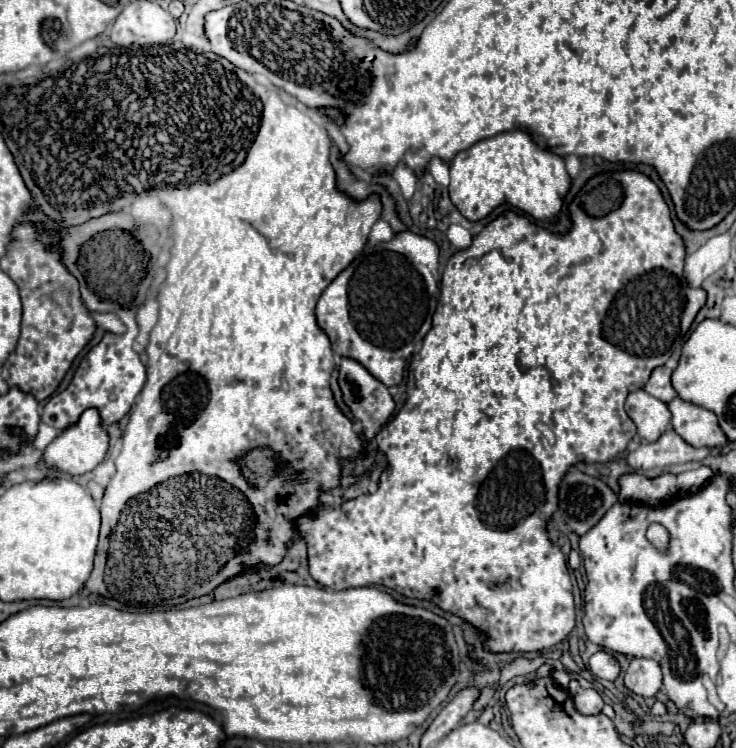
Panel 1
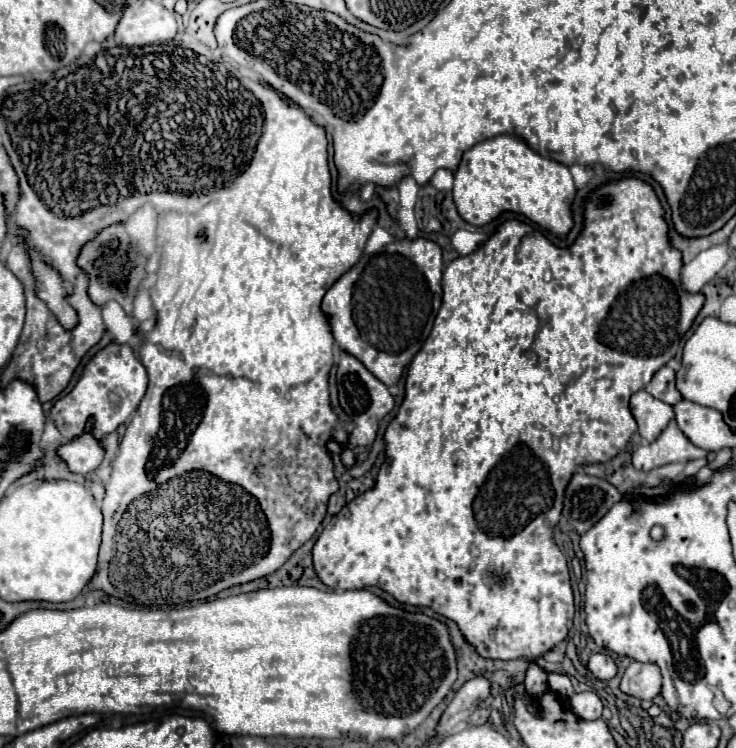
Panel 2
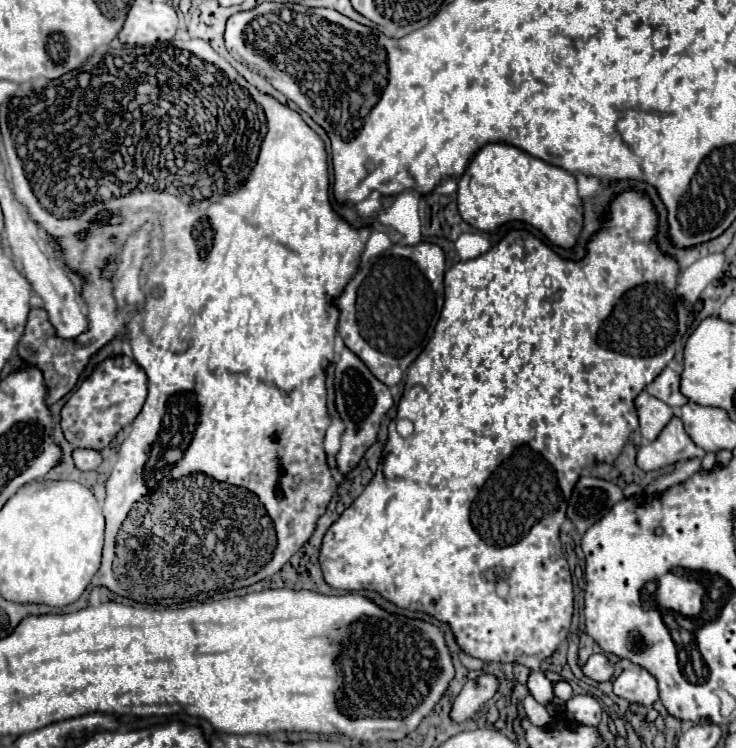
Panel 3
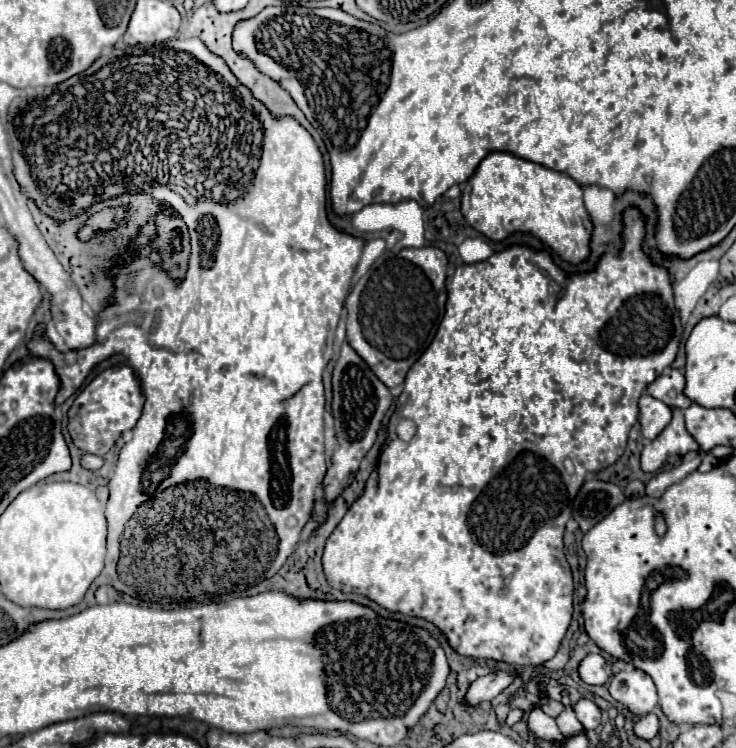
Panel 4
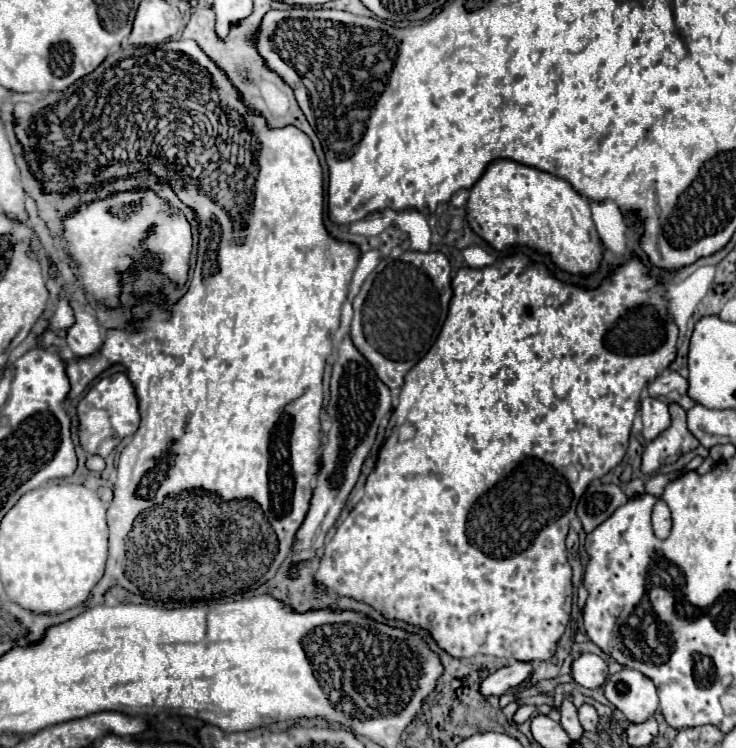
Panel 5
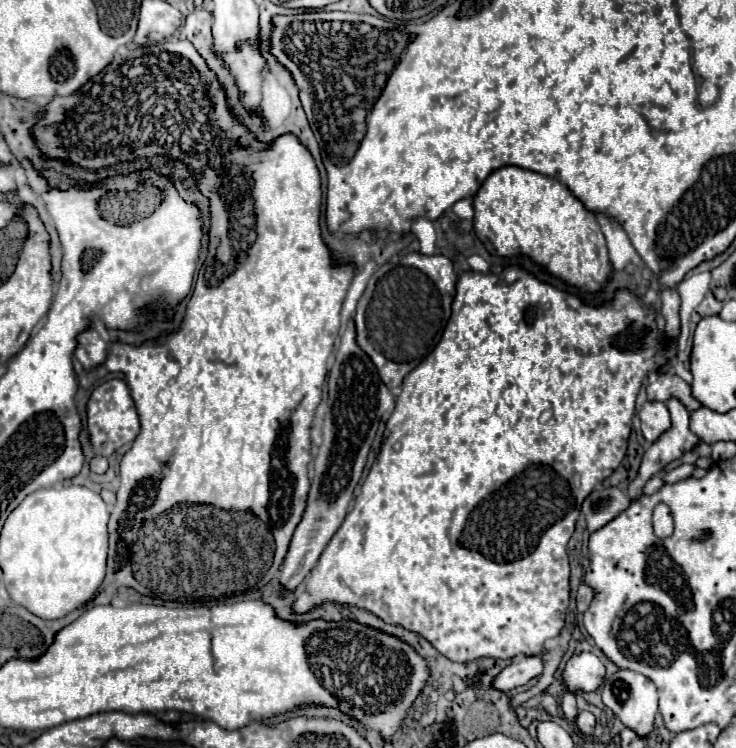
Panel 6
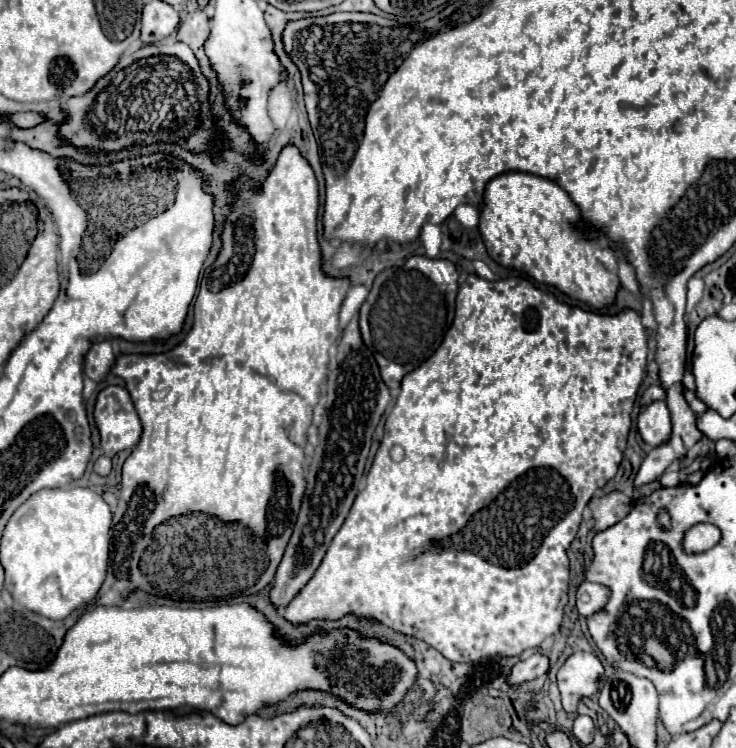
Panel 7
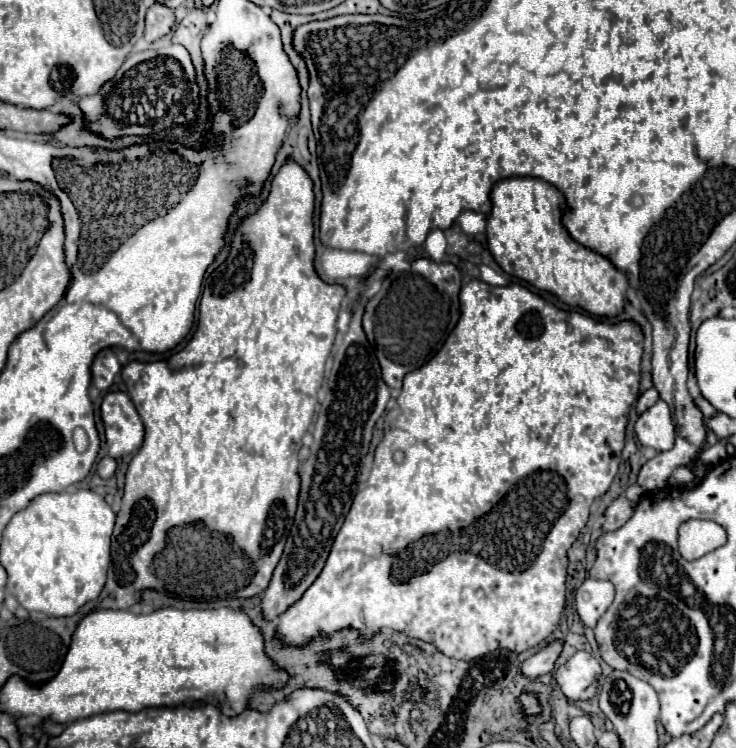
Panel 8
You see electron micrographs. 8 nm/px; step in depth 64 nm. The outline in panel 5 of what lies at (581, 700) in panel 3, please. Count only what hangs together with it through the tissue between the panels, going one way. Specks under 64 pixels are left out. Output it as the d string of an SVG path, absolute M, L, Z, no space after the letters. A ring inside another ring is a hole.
M582 704L578 708L578 718L580 718L580 724L586 732L594 732L596 726L598 726L598 712L594 706L590 704Z

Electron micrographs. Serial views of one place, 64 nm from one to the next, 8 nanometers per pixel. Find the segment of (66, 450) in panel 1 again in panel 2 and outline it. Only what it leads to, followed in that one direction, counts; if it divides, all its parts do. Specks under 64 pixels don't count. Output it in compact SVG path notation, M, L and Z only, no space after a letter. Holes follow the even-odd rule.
M88 418L84 434L58 446L58 450L56 450L58 458L62 458L66 462L70 472L88 474L88 472L96 470L104 458L102 442L90 434L92 426L94 426L94 418Z

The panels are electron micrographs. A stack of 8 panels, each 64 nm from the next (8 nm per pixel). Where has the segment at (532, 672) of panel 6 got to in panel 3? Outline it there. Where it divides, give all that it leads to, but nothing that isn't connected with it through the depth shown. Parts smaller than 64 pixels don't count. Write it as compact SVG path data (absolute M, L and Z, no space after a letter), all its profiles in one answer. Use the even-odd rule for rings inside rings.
M482 674L474 680L468 680L460 694L454 698L452 710L450 710L450 720L456 724L466 722L472 718L498 690L498 680L496 676Z

